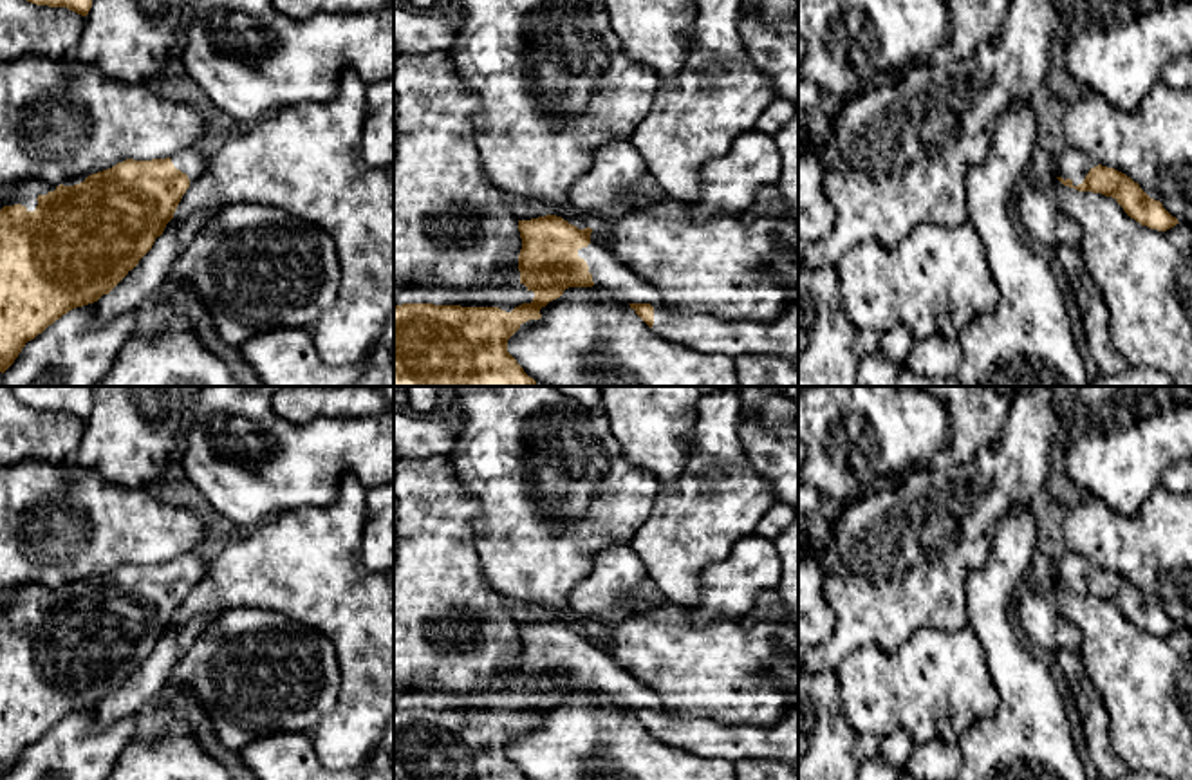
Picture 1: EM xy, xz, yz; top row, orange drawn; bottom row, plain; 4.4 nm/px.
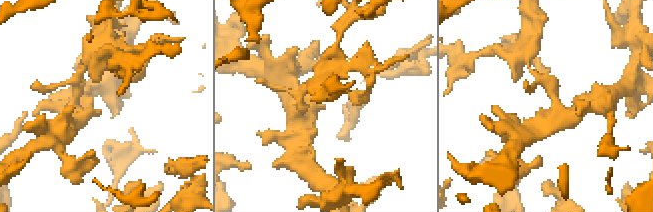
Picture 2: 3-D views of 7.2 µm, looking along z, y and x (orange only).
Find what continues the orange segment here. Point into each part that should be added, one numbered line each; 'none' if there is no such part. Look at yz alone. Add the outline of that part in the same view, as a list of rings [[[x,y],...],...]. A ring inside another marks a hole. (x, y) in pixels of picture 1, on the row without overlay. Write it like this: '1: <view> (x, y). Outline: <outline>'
1: yz (1075, 569). Outline: [[[1066,551],[1055,567],[1046,569],[1046,578],[1051,581],[1062,581],[1064,585],[1071,583],[1073,590],[1078,590],[1094,571],[1098,571],[1098,567],[1093,565],[1087,558]]]

